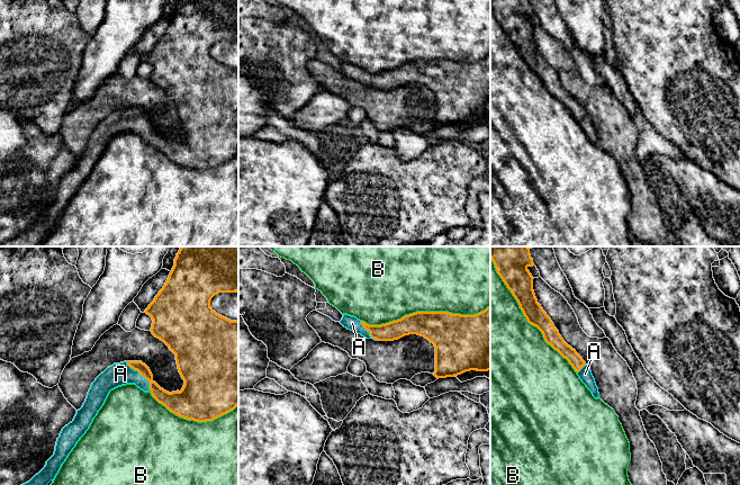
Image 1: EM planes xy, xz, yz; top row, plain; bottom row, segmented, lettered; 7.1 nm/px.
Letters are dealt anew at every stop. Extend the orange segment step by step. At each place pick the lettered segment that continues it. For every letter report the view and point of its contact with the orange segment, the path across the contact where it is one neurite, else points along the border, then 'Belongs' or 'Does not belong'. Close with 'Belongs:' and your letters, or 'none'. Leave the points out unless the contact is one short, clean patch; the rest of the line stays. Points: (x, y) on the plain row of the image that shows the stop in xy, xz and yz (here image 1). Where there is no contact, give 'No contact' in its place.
A: Touches orange at xy (141, 123). Belongs
B: Touches orange at xz (425, 60). Does not belong
Belongs: A

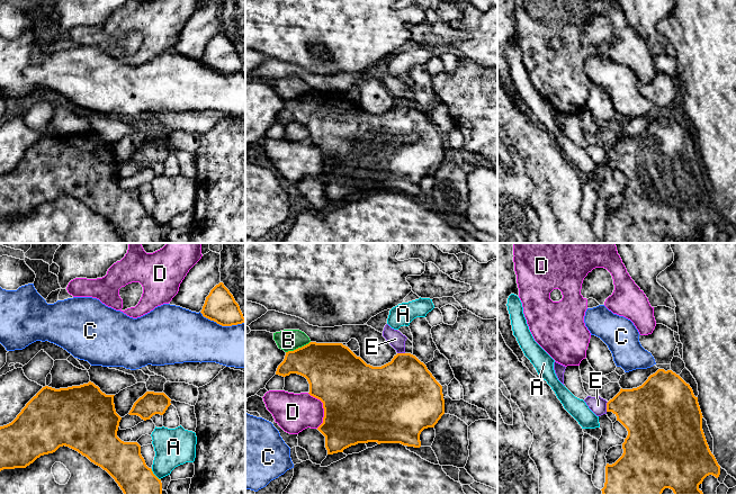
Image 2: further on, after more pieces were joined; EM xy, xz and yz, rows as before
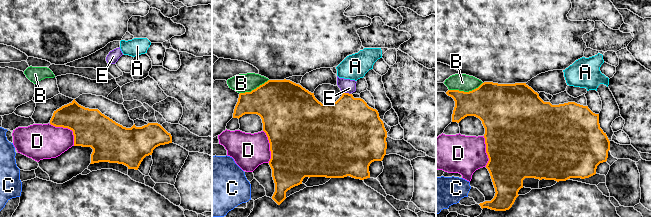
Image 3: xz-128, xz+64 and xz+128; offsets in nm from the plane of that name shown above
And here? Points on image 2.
A: Touches orange at xy (154, 223). Does not belong
B: Touches orange at xz (298, 96). Does not belong
C: Touches orange at xy (222, 73). Does not belong
D: Touches orange at xz (323, 155). Does not belong
E: Touches orange at yz (607, 154). Does not belong
Belongs: none

